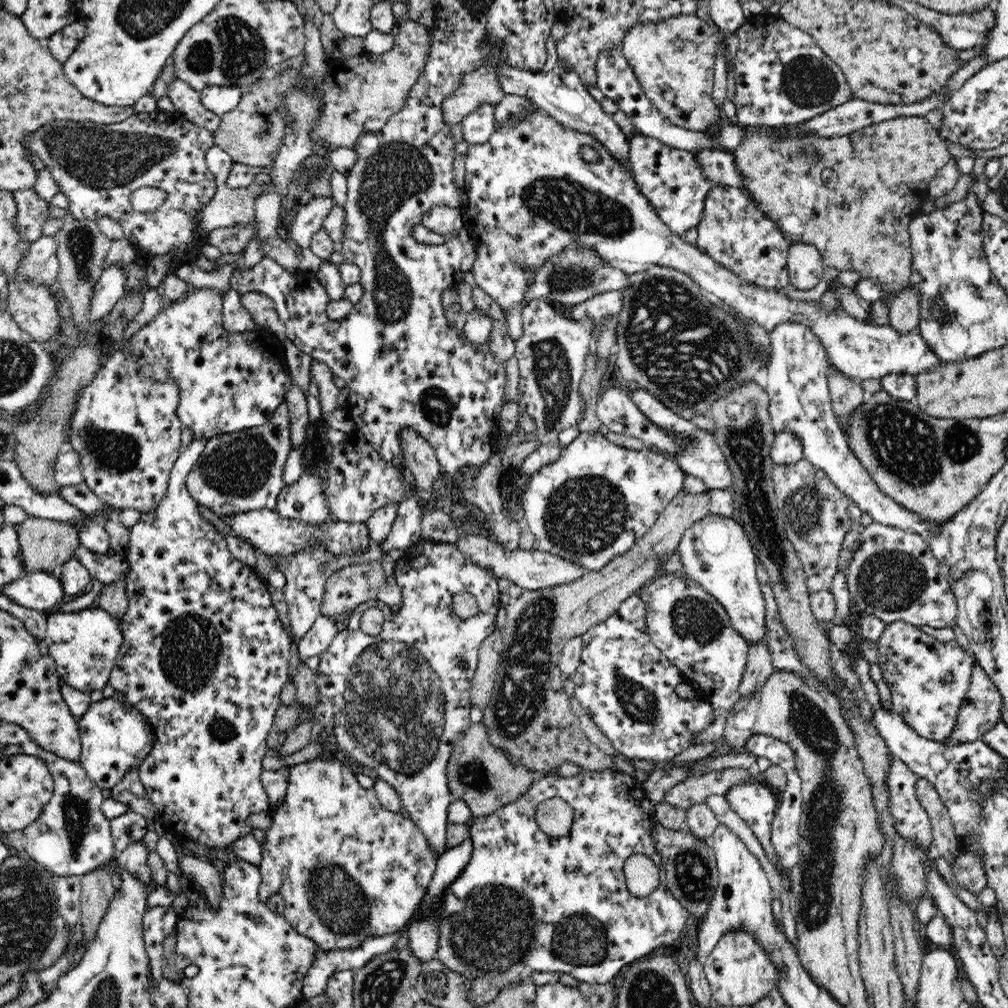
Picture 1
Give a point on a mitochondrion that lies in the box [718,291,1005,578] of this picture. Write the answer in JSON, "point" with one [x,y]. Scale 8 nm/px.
{"point":[908,449]}

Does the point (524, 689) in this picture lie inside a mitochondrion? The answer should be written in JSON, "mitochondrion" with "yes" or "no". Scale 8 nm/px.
{"mitochondrion":"yes"}

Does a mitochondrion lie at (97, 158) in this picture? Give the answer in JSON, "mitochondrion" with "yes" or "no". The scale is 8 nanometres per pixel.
{"mitochondrion":"yes"}

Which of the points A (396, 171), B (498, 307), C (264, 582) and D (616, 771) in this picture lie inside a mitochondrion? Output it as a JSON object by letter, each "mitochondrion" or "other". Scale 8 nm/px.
{"A":"mitochondrion","B":"other","C":"other","D":"other"}

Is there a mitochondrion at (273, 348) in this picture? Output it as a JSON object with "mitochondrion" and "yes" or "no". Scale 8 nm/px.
{"mitochondrion":"no"}

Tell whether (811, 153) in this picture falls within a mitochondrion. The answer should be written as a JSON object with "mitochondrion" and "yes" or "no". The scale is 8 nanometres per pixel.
{"mitochondrion":"yes"}

